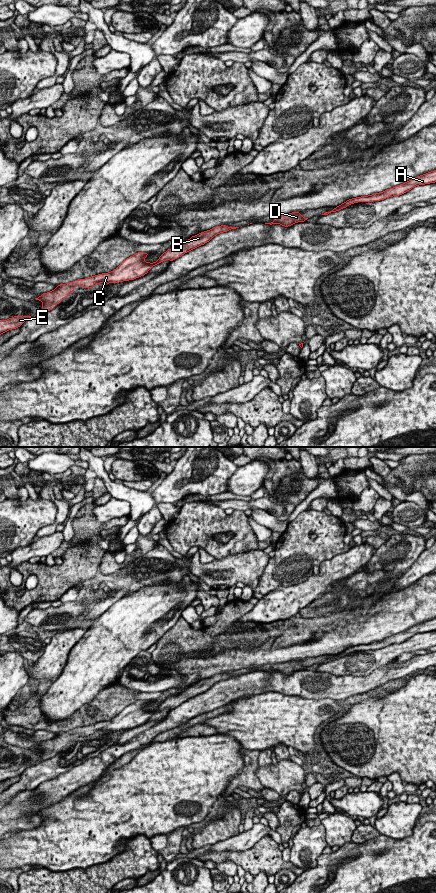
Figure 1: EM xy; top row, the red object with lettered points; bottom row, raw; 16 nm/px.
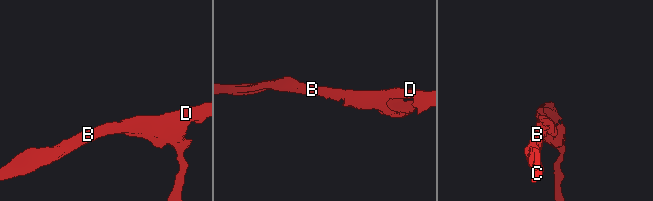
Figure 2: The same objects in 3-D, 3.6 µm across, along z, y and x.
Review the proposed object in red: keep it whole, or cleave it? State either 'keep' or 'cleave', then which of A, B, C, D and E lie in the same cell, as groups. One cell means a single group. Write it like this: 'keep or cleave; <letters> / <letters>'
keep; A B C D E

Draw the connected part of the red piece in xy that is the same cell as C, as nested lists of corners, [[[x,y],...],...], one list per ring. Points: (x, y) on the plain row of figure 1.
[[[221,673],[201,680],[195,684],[192,684],[186,690],[182,691],[179,695],[168,697],[159,705],[156,710],[153,711],[144,709],[144,707],[149,702],[148,700],[137,700],[135,703],[130,704],[129,706],[124,708],[116,717],[109,721],[102,721],[91,724],[89,726],[75,728],[67,732],[57,733],[57,735],[53,739],[43,741],[40,745],[35,746],[36,748],[39,748],[43,751],[42,758],[35,764],[52,758],[57,752],[59,752],[64,746],[66,746],[73,740],[76,733],[82,733],[83,736],[88,737],[99,731],[109,732],[134,728],[147,722],[153,714],[165,708],[174,709],[190,698],[193,698],[209,690],[215,683],[236,676],[239,675],[227,675],[226,673]]]

